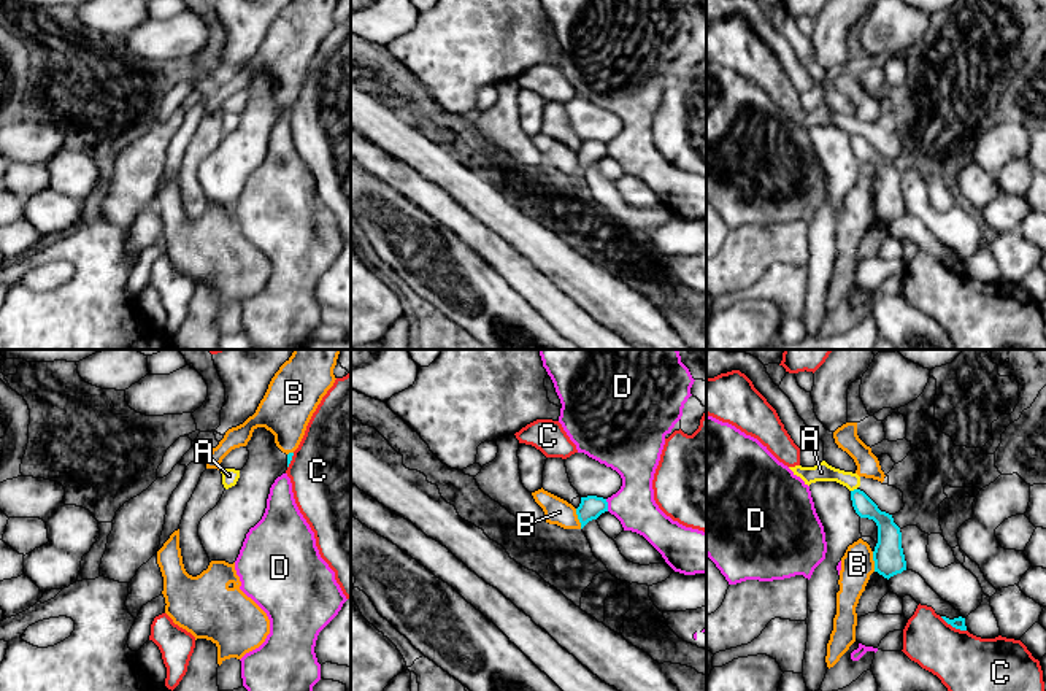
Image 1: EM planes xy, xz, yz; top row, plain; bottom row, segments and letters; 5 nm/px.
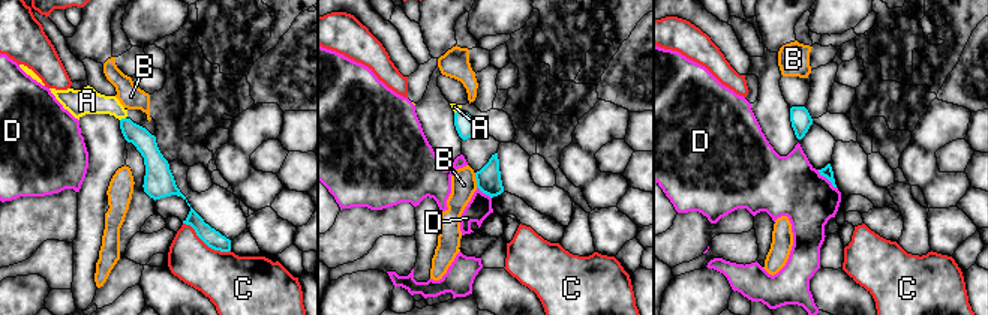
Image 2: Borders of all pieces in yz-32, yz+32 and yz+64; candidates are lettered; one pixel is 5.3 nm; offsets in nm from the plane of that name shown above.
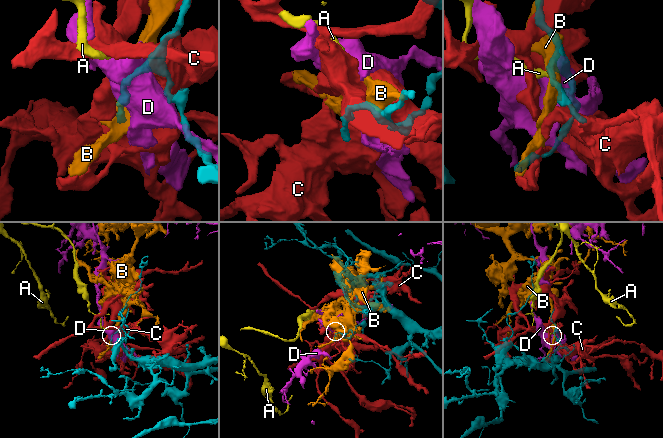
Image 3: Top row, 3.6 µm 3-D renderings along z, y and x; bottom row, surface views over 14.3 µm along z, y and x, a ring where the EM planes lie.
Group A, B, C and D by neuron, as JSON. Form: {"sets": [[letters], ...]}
{"sets": [["A"], ["B"], ["C"], ["D"]]}

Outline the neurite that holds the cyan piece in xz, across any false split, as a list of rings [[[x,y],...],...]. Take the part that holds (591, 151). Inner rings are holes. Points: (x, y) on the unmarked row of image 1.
[[[587,140],[581,141],[581,148],[576,152],[581,173],[592,164],[597,164],[602,157],[608,156],[608,146],[603,141]]]

